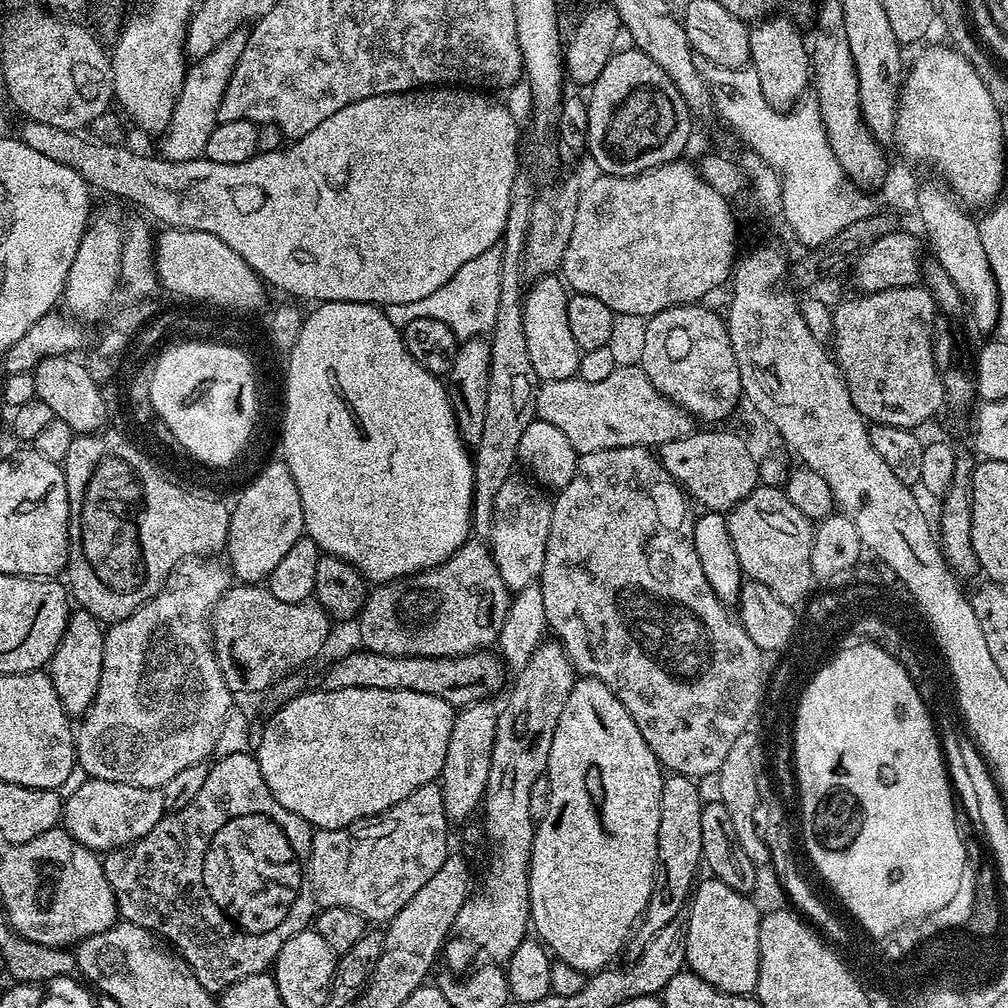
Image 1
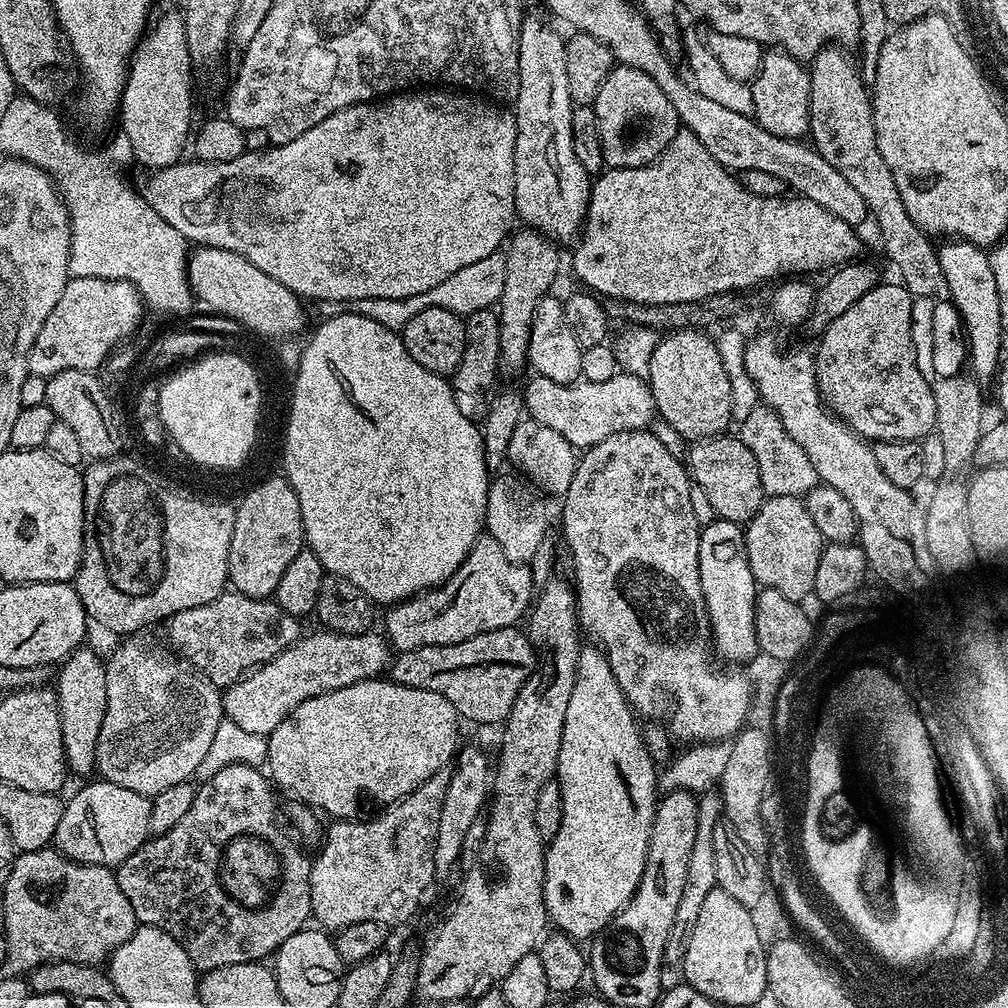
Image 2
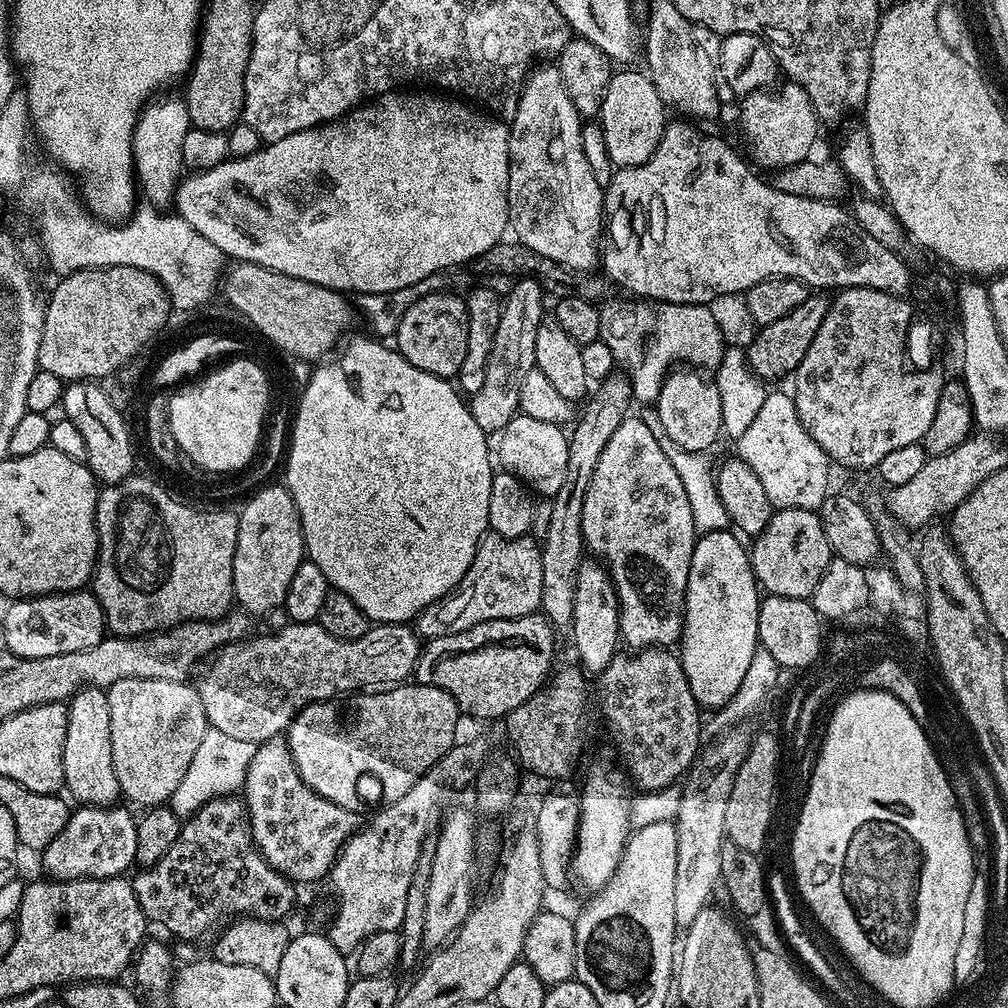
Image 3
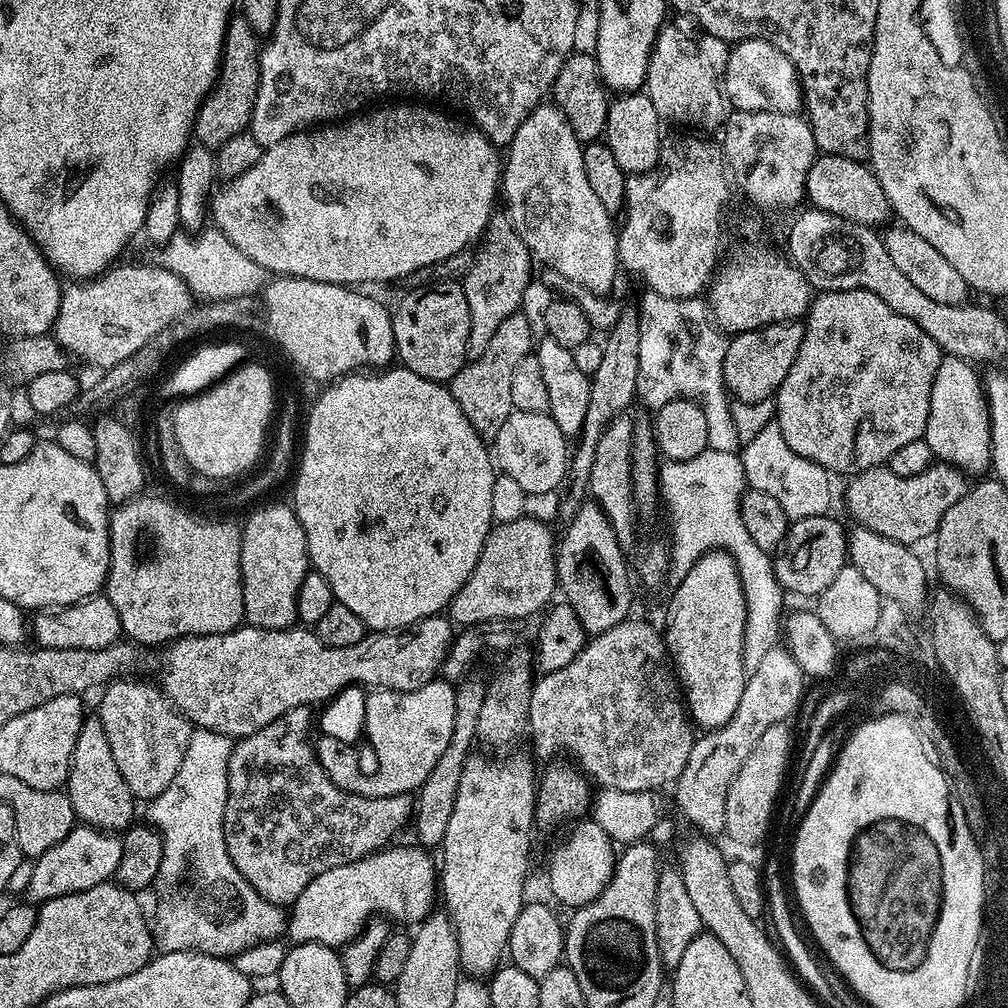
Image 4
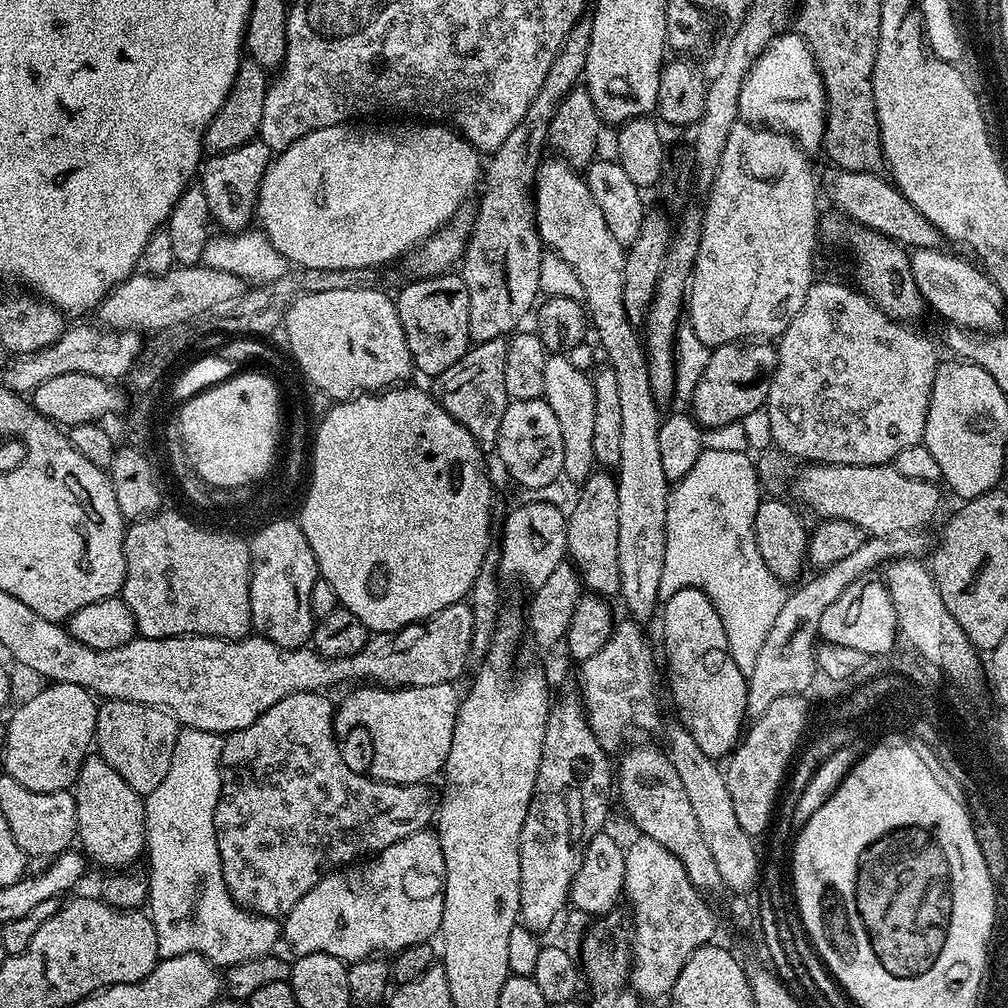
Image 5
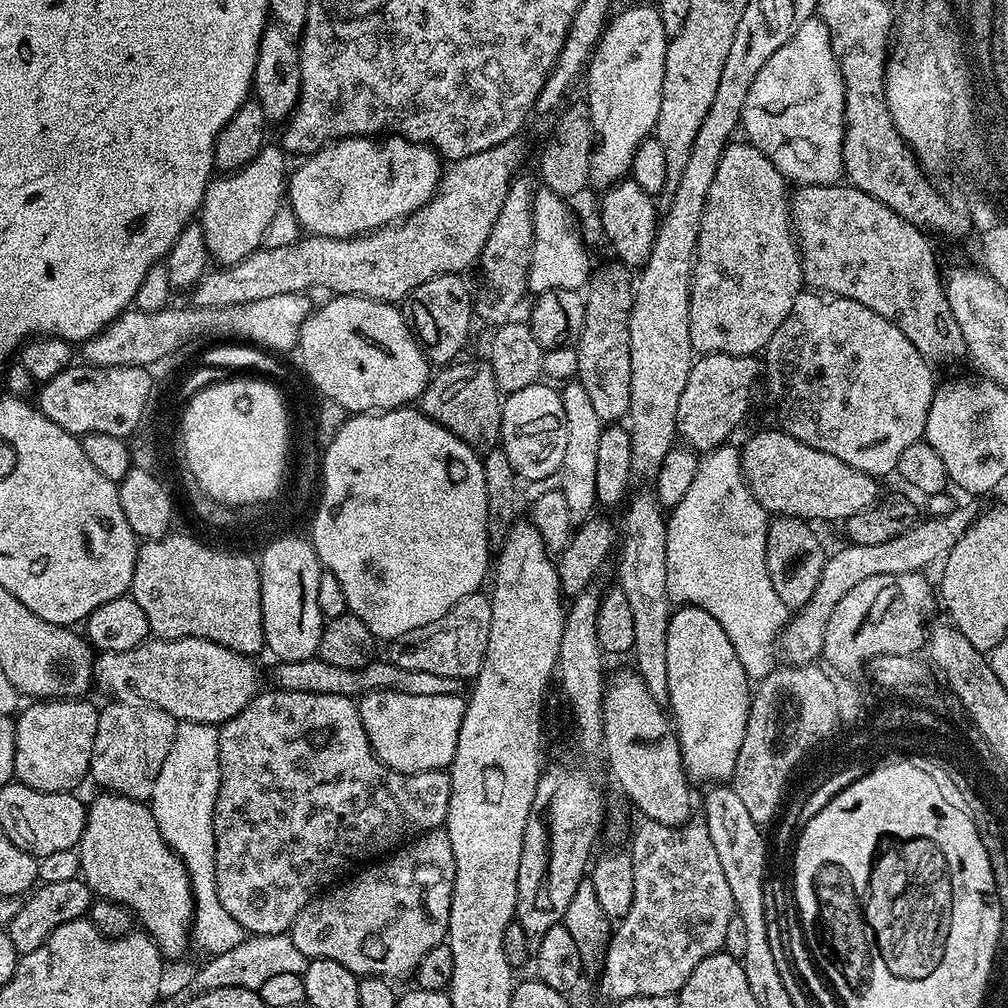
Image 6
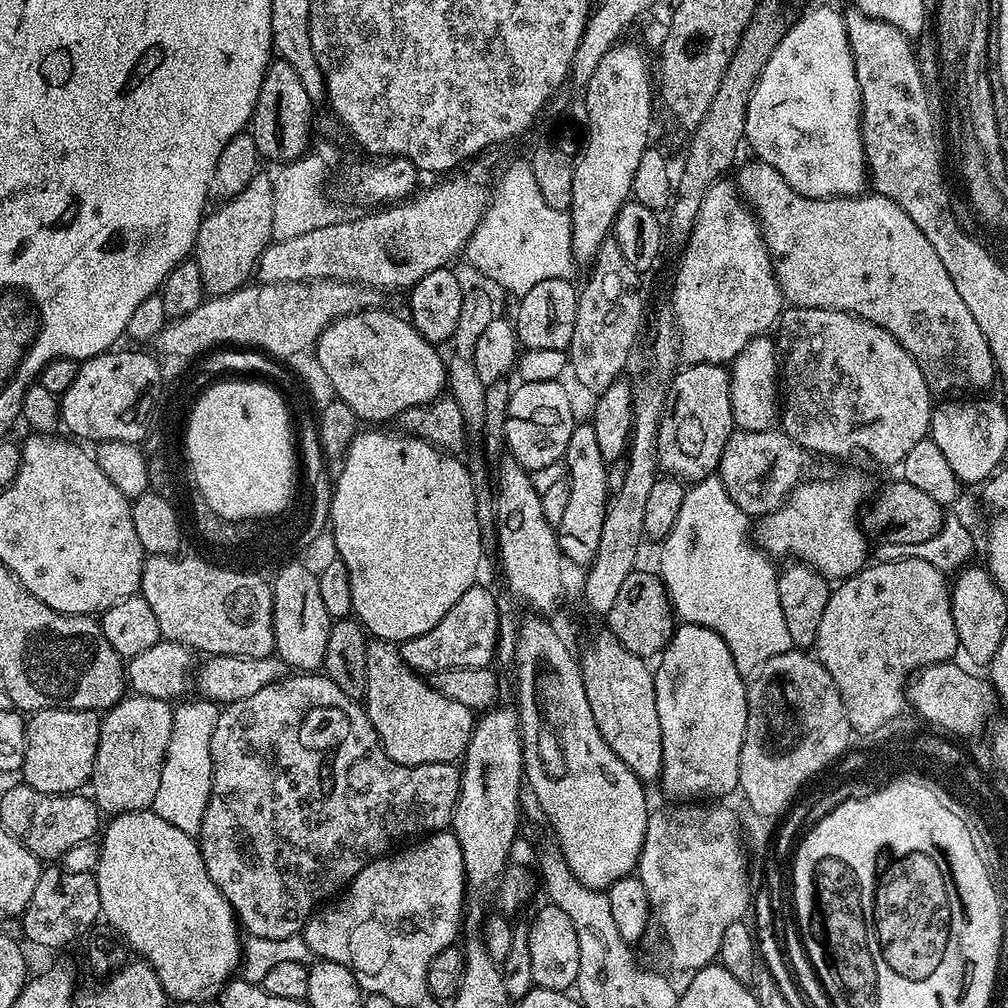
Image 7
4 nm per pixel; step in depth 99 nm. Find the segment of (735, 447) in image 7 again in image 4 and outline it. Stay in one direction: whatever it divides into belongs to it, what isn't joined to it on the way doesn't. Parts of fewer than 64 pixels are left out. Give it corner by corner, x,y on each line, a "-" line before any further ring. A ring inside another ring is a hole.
933,462
922,474
914,474
914,478
898,478
887,466
881,466
855,473
847,484
848,512
859,527
874,530
882,538
895,538
916,546
927,536
935,537
942,518
946,518
946,510
968,491
970,480
953,464

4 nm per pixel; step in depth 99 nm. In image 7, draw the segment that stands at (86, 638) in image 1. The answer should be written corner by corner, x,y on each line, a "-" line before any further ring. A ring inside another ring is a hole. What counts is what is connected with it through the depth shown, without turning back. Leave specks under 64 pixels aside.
151,810
121,812
109,820
112,821
103,825
98,840
100,857
94,871
100,914
105,921
108,919
107,927
137,957
148,961
154,974
158,974
158,982
162,982
165,994
173,1001
192,1000
207,988
219,989
227,984
241,967
242,932
236,911
230,902
226,902
222,890
214,886
206,870
197,837
178,830
178,826
170,826
166,818
158,818
158,814

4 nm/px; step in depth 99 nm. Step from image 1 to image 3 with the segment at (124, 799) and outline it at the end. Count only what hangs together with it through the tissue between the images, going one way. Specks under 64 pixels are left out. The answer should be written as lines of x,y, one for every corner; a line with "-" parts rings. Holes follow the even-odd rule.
80,806
69,815
66,826
62,826
58,838
50,842
42,853
44,868
53,880
101,880
124,876
128,867
136,864
136,850
138,844
137,817
131,816
121,806

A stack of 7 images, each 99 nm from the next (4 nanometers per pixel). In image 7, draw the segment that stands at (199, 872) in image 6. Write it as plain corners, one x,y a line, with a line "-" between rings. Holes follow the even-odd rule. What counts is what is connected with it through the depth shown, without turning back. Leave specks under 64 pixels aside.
185,699
172,709
170,742
164,755
162,782
158,786
158,794
154,794
151,807
151,811
156,812
158,818
166,818
170,826
178,826
178,830
193,834
199,833
202,814
206,814
206,806
210,802
212,789
210,738
214,738
214,725
218,722
221,710
221,705
215,704
213,700
195,699

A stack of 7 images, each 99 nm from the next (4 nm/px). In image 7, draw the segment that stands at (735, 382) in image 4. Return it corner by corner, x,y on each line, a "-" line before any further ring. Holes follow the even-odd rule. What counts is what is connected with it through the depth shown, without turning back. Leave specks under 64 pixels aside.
690,364
672,377
658,422
656,463
661,473
677,480
705,480
720,467
722,450
734,430
732,377
723,364

